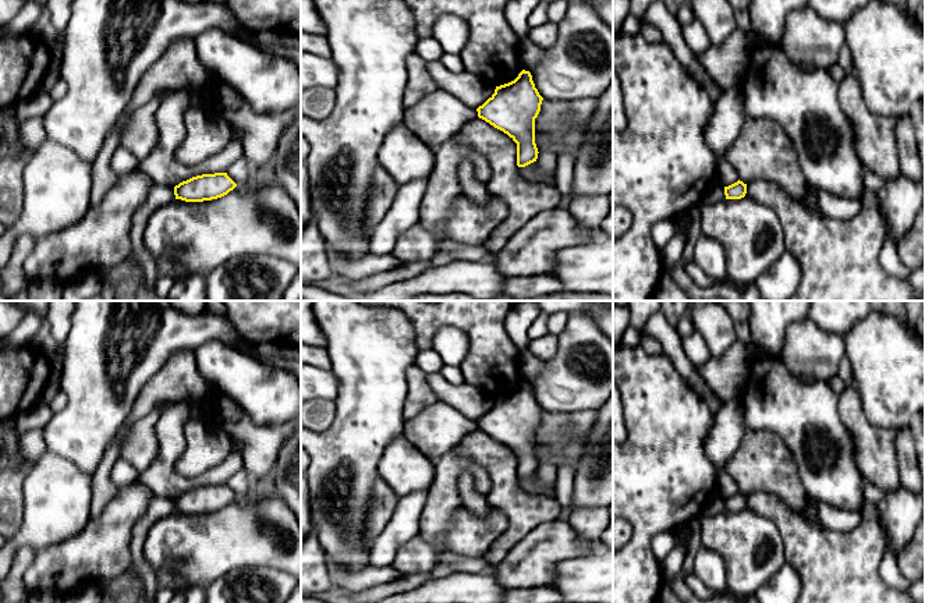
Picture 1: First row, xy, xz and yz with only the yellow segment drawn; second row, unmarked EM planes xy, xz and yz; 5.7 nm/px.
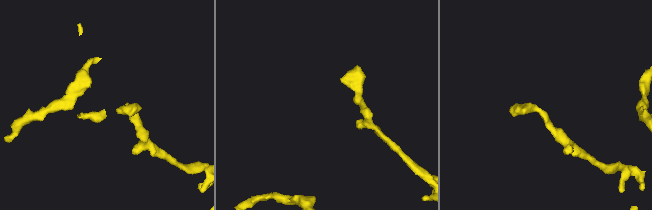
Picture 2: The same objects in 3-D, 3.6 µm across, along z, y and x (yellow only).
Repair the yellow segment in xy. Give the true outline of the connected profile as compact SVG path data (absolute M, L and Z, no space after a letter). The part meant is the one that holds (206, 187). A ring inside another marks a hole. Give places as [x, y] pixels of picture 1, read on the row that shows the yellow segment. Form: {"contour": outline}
{"contour": "M227 173L202 174L176 185L174 195L185 202L203 202L221 198L235 187Z"}

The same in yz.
{"contour": "M737 181L729 187L724 187L726 199L741 199L747 194L747 184Z"}

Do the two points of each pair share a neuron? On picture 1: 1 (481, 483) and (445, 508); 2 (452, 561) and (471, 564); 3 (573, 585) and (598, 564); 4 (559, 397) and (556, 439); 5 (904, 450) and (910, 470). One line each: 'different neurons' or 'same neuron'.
1: same neuron
2: same neuron
3: same neuron
4: different neurons
5: same neuron

